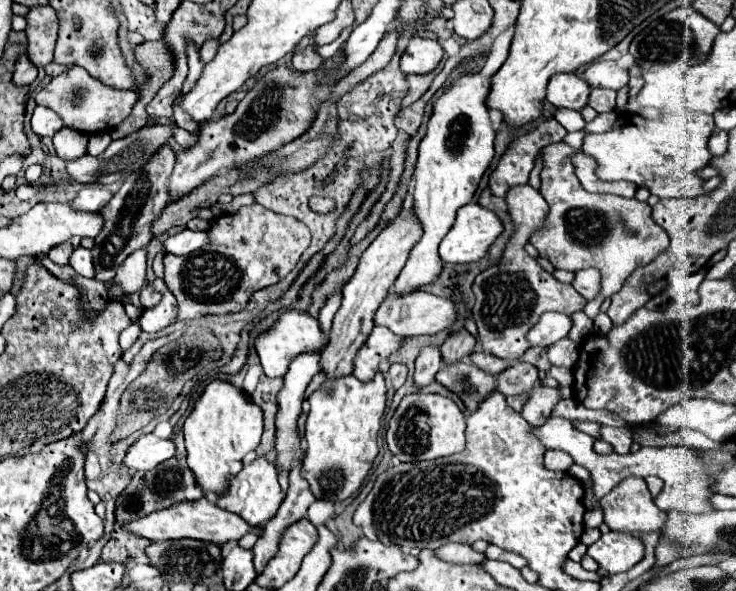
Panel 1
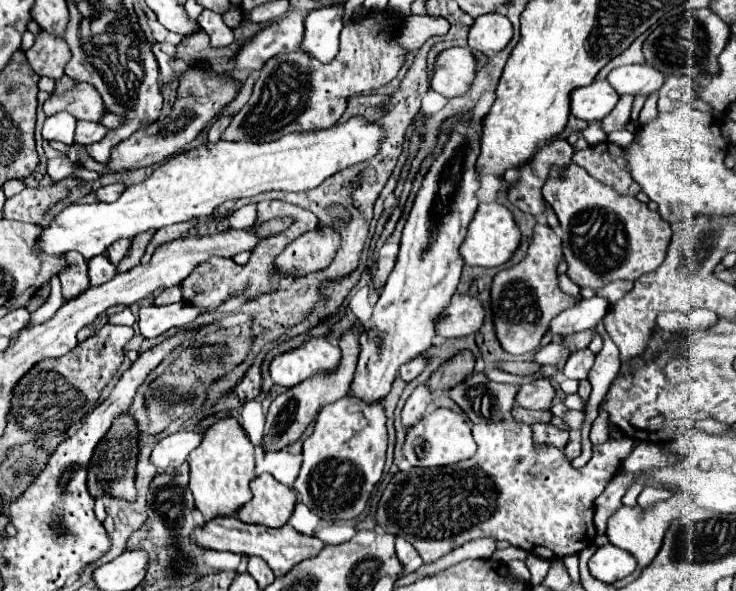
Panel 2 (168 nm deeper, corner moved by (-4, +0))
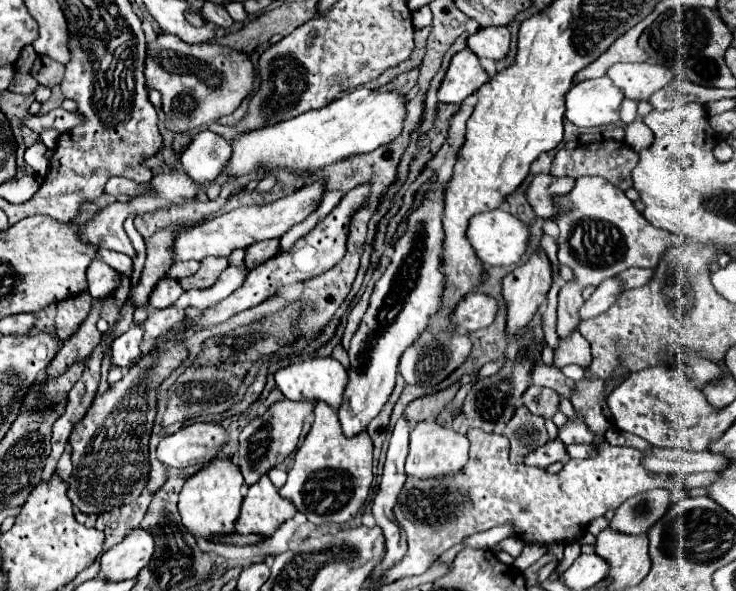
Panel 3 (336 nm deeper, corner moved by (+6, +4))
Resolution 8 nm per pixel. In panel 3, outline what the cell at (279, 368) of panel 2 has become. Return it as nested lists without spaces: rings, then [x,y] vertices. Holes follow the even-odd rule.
[[[332,356],[310,358],[276,370],[274,380],[276,380],[276,386],[282,390],[282,394],[290,400],[324,400],[332,408],[338,408],[342,402],[342,390],[346,388],[346,370]]]

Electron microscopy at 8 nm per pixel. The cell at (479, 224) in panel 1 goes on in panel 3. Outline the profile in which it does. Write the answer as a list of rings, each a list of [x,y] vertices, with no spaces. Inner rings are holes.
[[[496,208],[490,212],[482,212],[478,216],[472,216],[468,222],[466,238],[482,264],[486,264],[486,266],[510,266],[510,264],[516,264],[522,258],[522,254],[526,252],[528,228],[510,212]]]

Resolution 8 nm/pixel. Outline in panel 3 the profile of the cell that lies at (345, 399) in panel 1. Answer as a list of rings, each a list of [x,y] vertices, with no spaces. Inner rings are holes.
[[[326,402],[316,404],[314,416],[304,444],[296,450],[294,466],[288,470],[288,480],[280,488],[280,496],[292,500],[312,524],[348,522],[362,508],[372,486],[372,438],[366,430],[346,438],[338,414]]]

